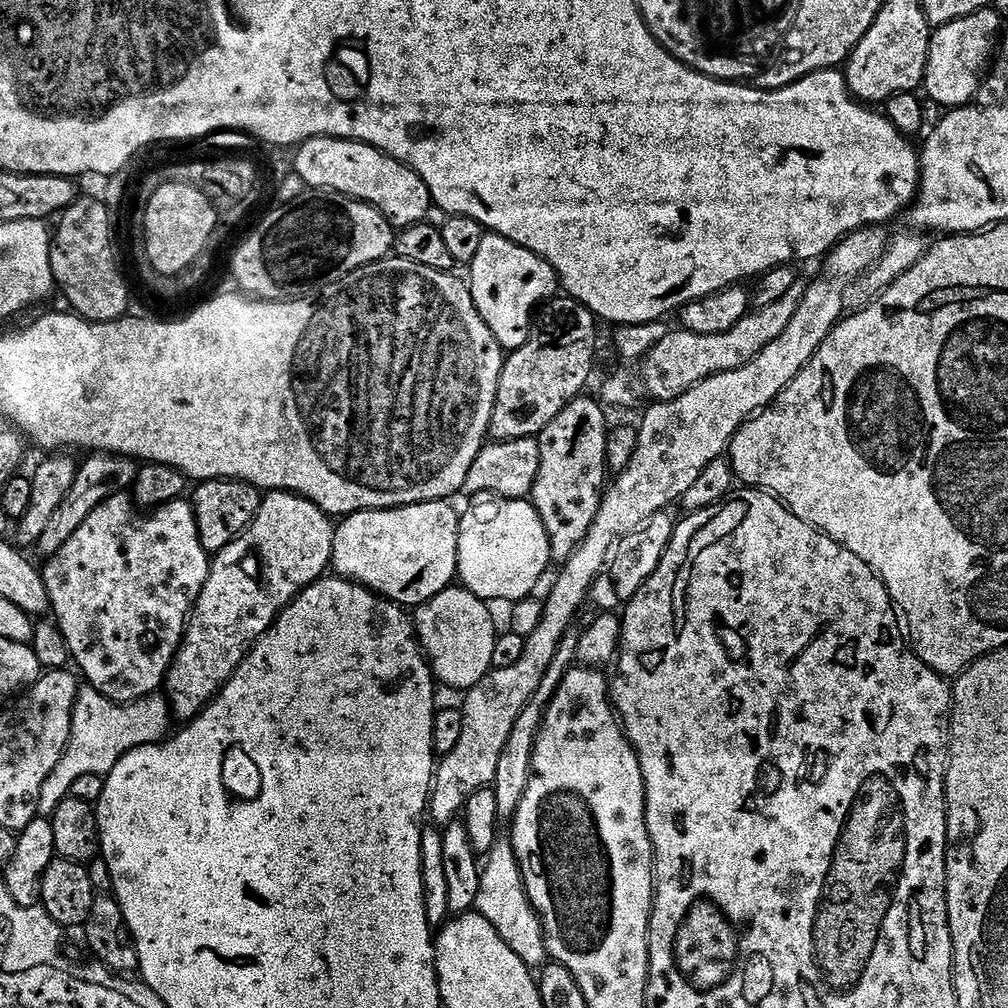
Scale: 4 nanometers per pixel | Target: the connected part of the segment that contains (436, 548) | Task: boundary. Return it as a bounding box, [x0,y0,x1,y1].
[331,500,462,606]

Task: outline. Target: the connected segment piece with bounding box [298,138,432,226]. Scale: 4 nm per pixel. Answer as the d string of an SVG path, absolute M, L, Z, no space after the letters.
M328 138L316 146L308 156L308 165L298 172L305 182L312 183L313 180L315 187L344 192L347 196L371 204L396 226L411 226L429 219L428 208L432 204L432 196L424 179L405 161L397 160L363 140Z

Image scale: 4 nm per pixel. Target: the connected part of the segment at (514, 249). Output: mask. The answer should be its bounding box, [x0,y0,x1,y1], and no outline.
[468,231,558,352]

